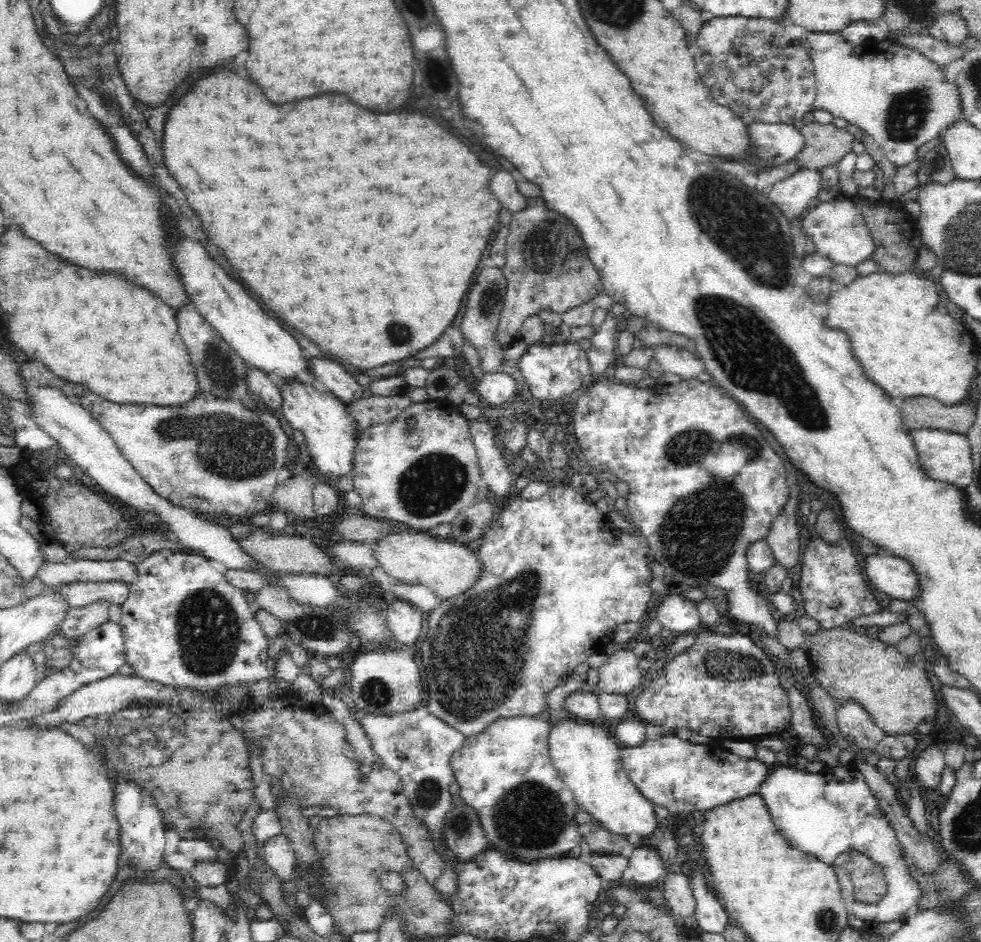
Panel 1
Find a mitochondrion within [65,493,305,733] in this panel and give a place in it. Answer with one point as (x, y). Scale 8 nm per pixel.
(207, 628)

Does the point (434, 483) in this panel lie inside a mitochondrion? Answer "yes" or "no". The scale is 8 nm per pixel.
yes

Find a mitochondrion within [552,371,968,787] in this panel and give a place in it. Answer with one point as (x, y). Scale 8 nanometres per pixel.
(697, 535)

